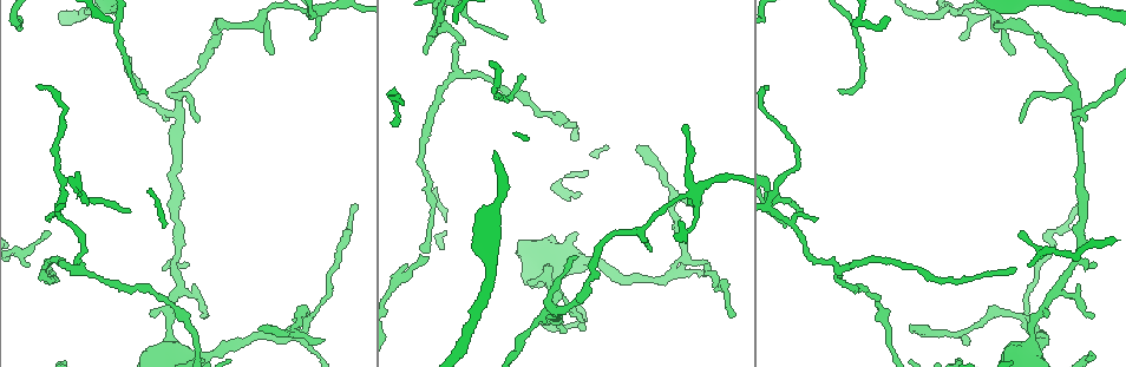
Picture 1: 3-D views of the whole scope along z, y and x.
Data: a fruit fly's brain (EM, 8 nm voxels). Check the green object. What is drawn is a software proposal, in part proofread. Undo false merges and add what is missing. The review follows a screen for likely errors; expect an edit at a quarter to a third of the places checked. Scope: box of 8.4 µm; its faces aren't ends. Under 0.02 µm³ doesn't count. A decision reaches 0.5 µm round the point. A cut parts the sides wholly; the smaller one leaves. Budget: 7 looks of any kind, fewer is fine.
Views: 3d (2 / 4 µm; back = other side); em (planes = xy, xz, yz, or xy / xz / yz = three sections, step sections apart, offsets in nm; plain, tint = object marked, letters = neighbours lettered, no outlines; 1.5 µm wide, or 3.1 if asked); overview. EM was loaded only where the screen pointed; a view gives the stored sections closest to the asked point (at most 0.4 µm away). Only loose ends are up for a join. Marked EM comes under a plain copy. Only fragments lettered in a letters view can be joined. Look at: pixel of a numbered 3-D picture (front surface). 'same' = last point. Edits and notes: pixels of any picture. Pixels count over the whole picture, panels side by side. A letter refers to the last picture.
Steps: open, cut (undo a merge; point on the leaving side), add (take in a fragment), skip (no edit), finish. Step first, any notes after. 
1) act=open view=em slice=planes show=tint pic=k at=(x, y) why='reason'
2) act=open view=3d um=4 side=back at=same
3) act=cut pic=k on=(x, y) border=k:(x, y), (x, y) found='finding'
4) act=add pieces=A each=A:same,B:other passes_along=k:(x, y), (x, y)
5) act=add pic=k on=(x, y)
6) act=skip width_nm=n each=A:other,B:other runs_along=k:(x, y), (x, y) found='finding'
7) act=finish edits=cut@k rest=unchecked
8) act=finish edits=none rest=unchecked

act=open view=em slice=planes show=tint pic=1 at=(306, 321) why='abrupt turn'

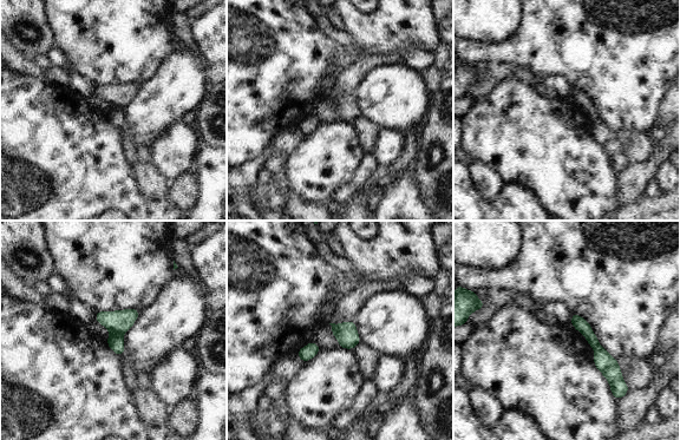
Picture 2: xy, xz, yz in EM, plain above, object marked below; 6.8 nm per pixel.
act=open view=em slice=planes show=letters at=same why='what lies round it'

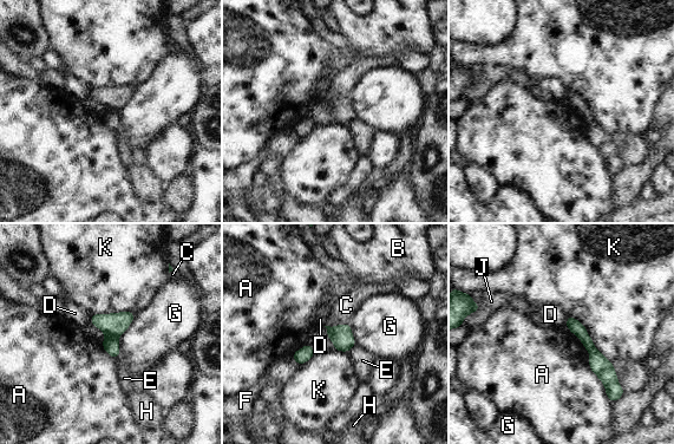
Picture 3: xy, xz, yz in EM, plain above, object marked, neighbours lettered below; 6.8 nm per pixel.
act=skip width_nm=150 each=A:other,B:other,C:other,D:other,E:other,F:other,G:other,H:other,J:other,K:other border=3:(348, 322), (326, 326) found='one cell here'

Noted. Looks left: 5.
act=open view=3d um=2 pic=1 at=(916, 327) why='thin end'

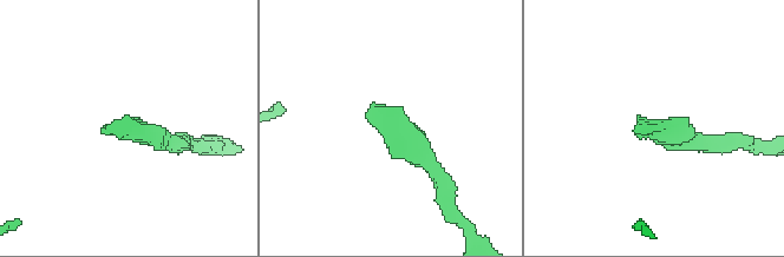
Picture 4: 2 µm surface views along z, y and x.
act=open view=em slice=xz step=4 show=letters pic=4 at=(102, 129) why='shape alone is not enough'

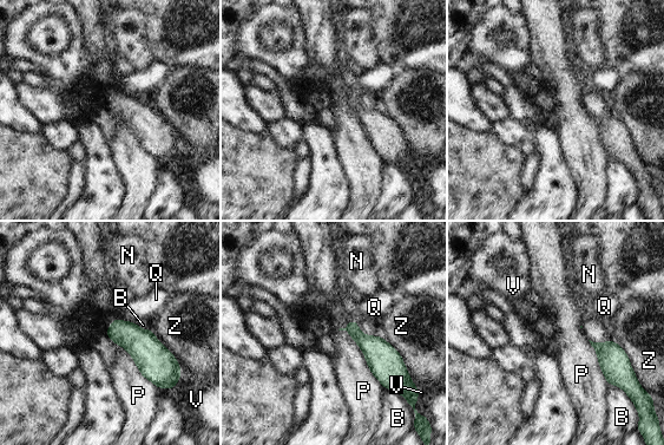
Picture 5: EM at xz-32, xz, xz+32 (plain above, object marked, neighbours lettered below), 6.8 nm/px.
act=open view=em slice=planes show=letters at=same

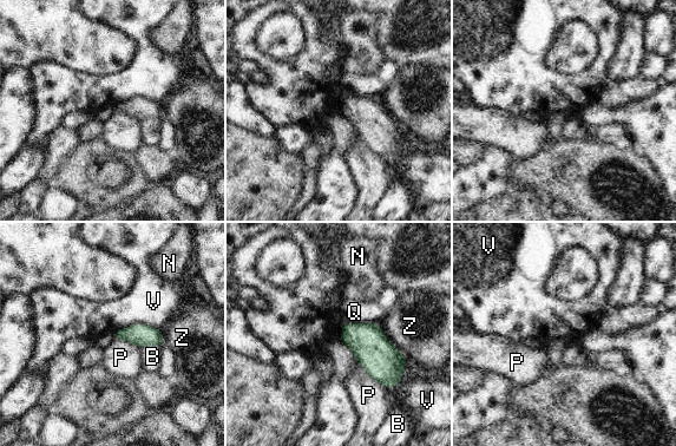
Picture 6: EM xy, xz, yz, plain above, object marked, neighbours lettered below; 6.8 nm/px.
act=skip each=B:other,N:other,P:other,Q:other,V:other,Z:other border=6:(161, 328), (129, 325), (113, 332) found='no lettered fragment goes on from it'

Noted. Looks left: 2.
act=open view=em slice=planes show=letters pic=1 at=(175, 111) why='a fork'

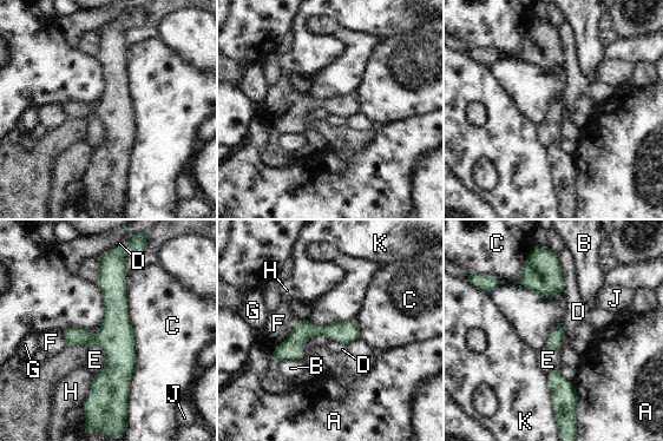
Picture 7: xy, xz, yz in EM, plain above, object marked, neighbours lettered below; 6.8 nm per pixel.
act=skip longest_contact=C:950nm each=A:other,B:other,C:other,D:other,E:other,F:other,G:other,H:other,J:other,K:other found='continuous, no second cell'

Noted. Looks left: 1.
act=finish edits=none rest=unchecked

